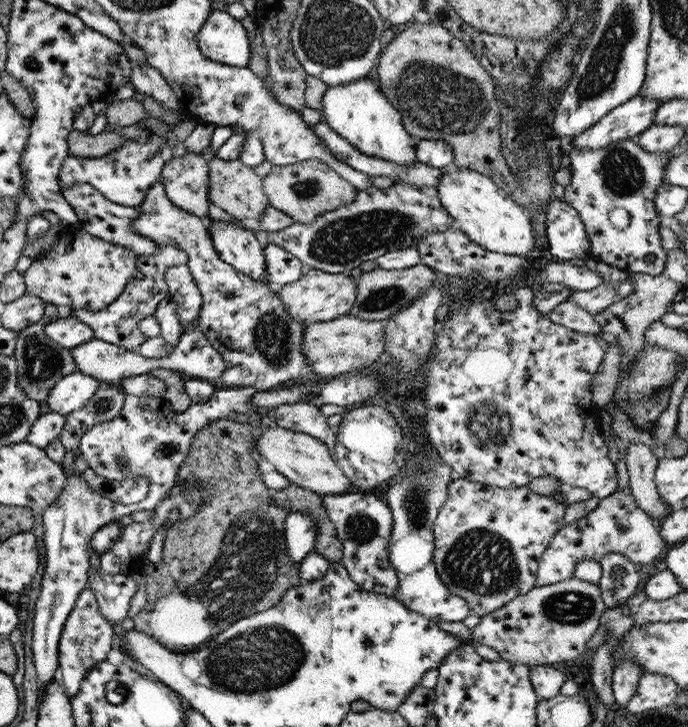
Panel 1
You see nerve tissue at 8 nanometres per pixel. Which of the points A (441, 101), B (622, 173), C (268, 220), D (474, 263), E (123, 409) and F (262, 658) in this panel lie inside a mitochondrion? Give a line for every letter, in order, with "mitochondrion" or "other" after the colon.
A: mitochondrion
B: mitochondrion
C: other
D: other
E: other
F: mitochondrion

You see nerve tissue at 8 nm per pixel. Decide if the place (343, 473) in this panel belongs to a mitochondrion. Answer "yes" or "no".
no

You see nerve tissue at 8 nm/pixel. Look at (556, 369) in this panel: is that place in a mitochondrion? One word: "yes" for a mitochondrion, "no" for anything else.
no

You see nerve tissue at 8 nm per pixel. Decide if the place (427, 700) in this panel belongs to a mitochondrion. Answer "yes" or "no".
no

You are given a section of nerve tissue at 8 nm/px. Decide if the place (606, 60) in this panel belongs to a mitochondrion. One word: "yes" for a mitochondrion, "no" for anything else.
yes

